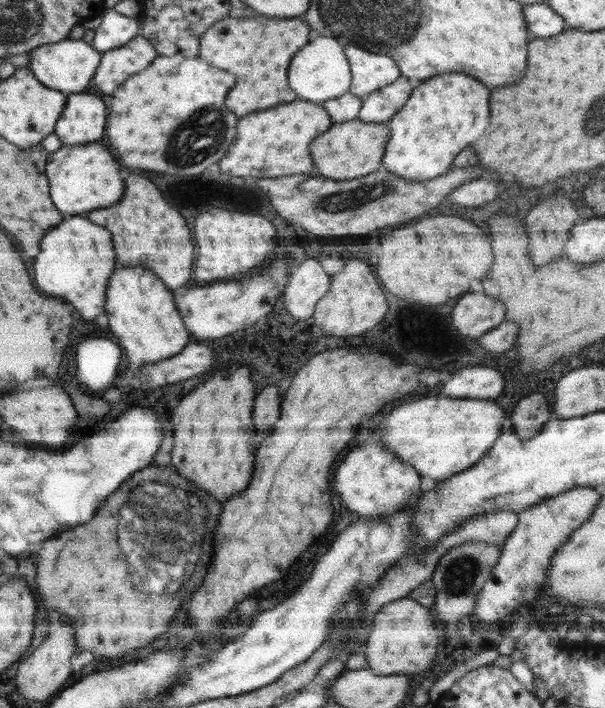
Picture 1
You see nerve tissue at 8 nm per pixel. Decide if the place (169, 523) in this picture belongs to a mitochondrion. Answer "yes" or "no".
yes

